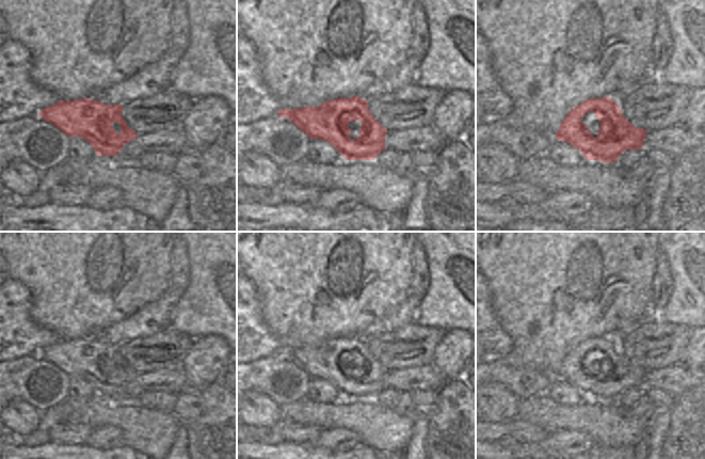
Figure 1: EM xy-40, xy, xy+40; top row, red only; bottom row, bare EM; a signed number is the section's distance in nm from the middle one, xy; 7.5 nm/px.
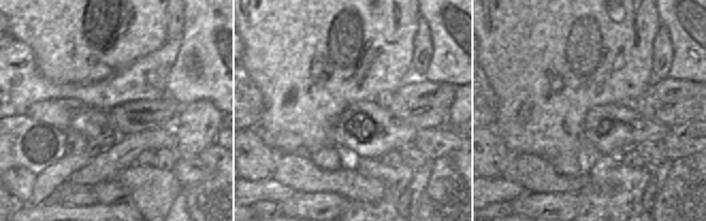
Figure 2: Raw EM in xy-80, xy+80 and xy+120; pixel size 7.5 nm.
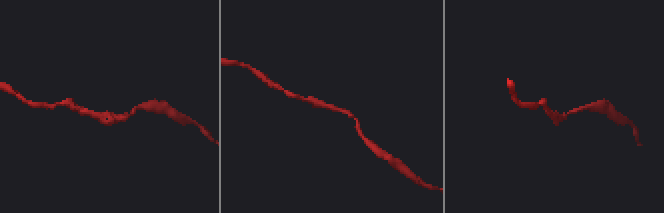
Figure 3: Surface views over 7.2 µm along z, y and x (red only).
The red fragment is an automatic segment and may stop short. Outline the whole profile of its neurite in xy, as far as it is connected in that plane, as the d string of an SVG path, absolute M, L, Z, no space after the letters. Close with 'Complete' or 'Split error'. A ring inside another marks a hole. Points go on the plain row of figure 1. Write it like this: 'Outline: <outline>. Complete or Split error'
Outline: M359 335L326 339L318 346L281 348L278 355L290 359L310 378L326 380L347 399L374 399L385 389L385 375L389 371L372 355L368 339Z. Split error.

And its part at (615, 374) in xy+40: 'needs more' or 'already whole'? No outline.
needs more

